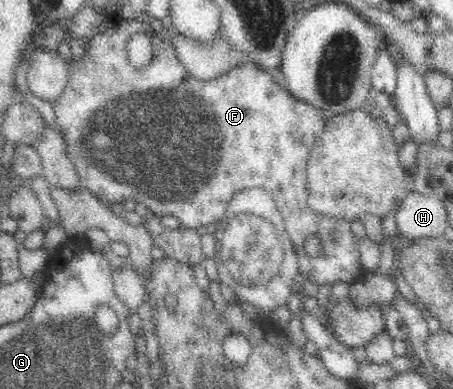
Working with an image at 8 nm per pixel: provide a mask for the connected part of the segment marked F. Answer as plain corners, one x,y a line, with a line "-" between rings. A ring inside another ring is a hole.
120,19
89,39
85,53
78,60
73,59
69,62
68,77
66,80
67,83
61,95
51,102
55,113
55,121
64,139
65,153
68,155
69,161
74,165
78,181
80,181
80,187
87,188
89,193
91,193
93,197
98,198
99,202
105,208
111,208
112,205
123,204
125,201
134,201
137,202
138,205
144,205
146,209
149,209
153,214
157,215
157,217
174,216
185,229
198,230
199,227
207,228
211,225
217,226
219,222
226,220
227,207
232,203
231,199
233,199
237,193
241,193
241,191
245,191
245,189
251,189
251,187
255,187
255,189
261,187
261,189
269,191
269,195
271,195
273,202
275,202
277,209
279,209
281,220
283,220
285,230
289,235
289,240
292,242
298,258
299,272
305,276
305,278
321,286
325,285
325,283
353,283
361,277
362,262
360,259
359,240
356,234
351,230
350,223
347,222
346,219
335,219
331,216
324,217
309,206
307,165
309,154
325,127
325,118
321,110
318,110
315,106
311,105
311,103
295,98
293,94
289,93
289,90
277,83
272,74
260,70
252,62
243,62
230,67
227,71
224,71
221,75
213,79
207,81
195,79
181,65
181,62
176,56
176,51
173,49
173,44
169,42
169,39
157,37
157,32
151,29
149,22
146,21
143,23
140,19
-
135,33
146,35
150,39
152,47
149,63
141,67
131,64
129,56
127,56
129,39
131,39
131,36
135,35
-
149,151
159,151
159,159
157,159
155,155
151,155
-
336,230
338,232
338,241
333,241
333,233
336,233
-
310,238
317,238
317,240
321,242
319,255
310,255
308,251
306,251
306,242

